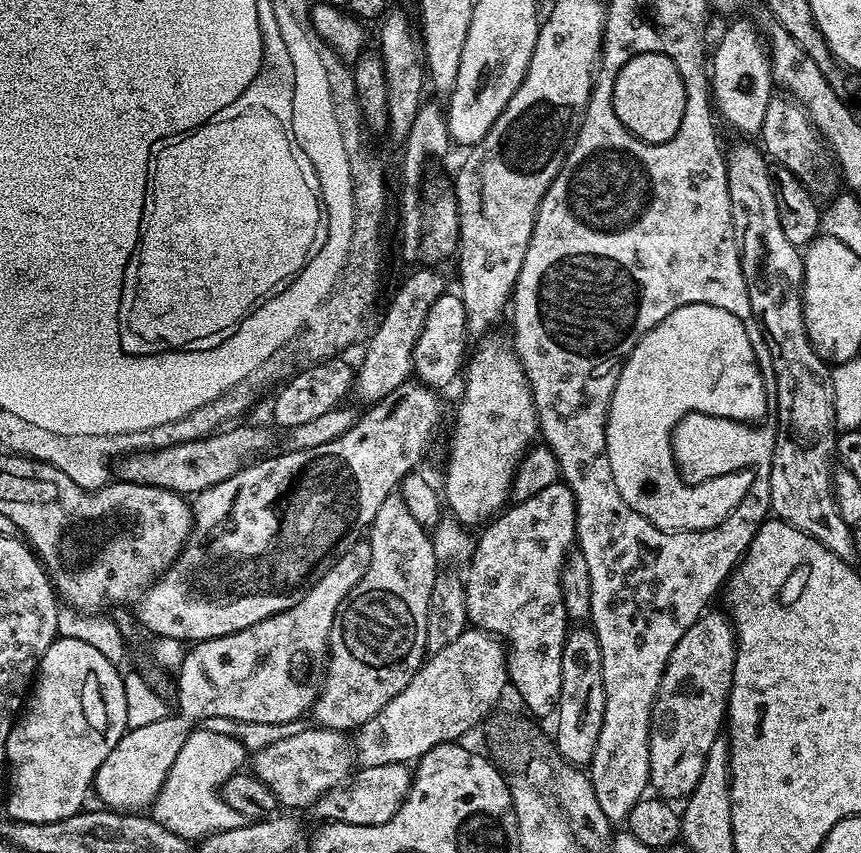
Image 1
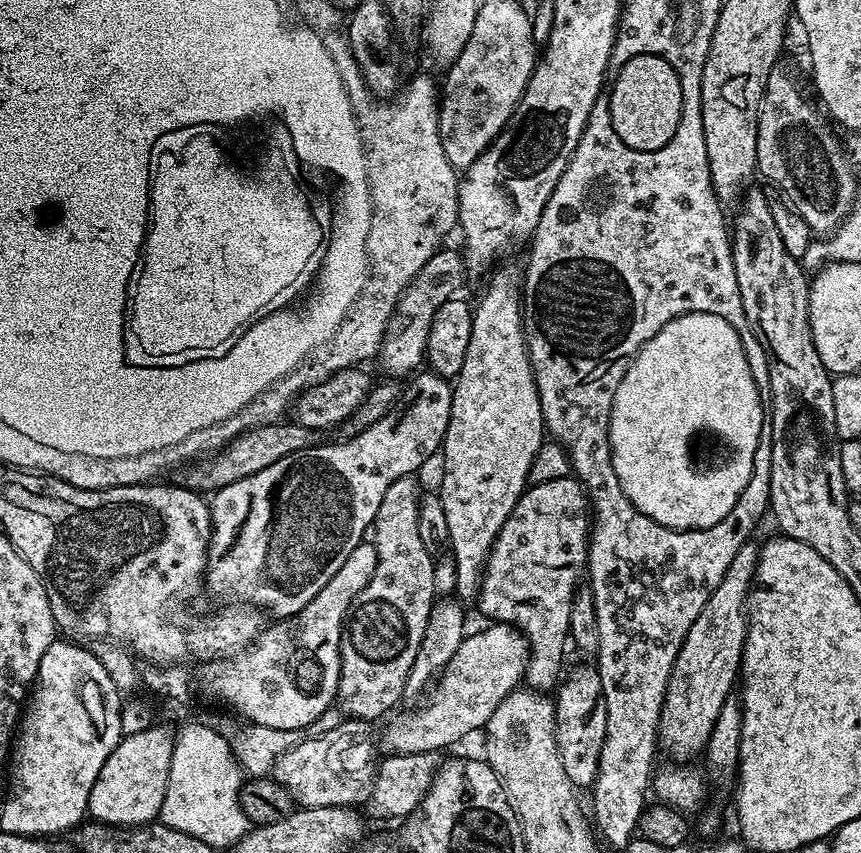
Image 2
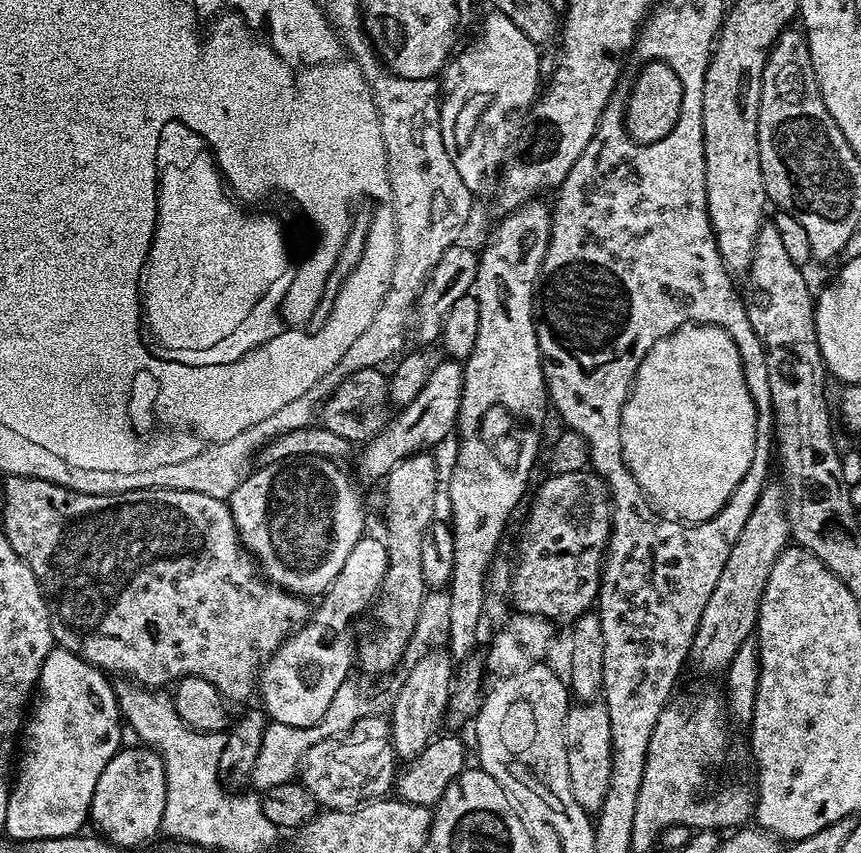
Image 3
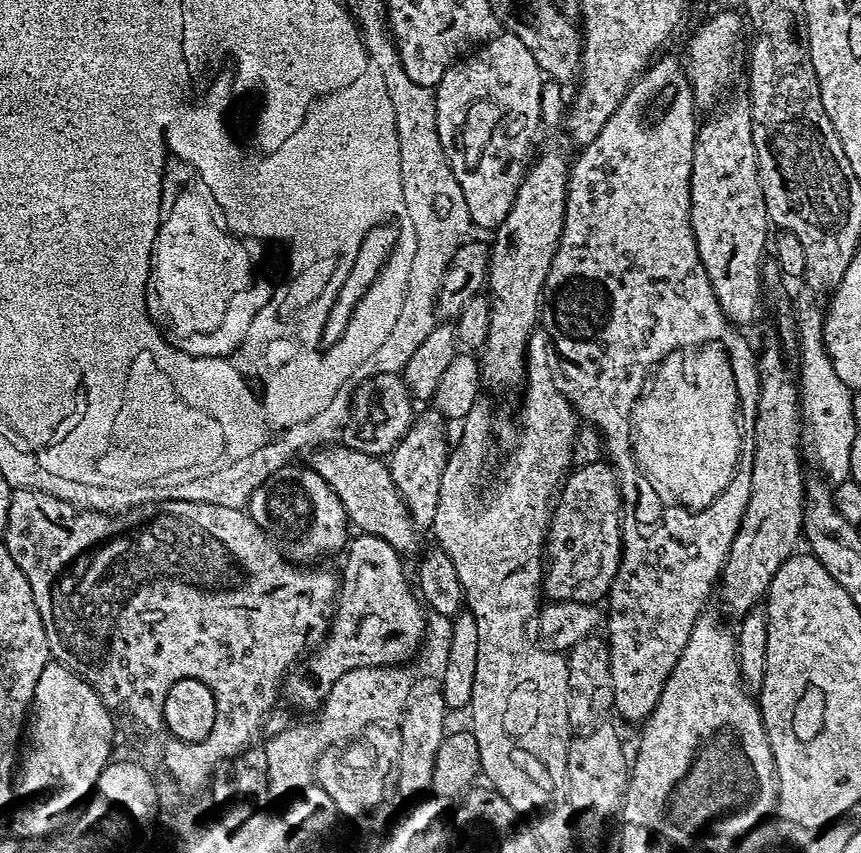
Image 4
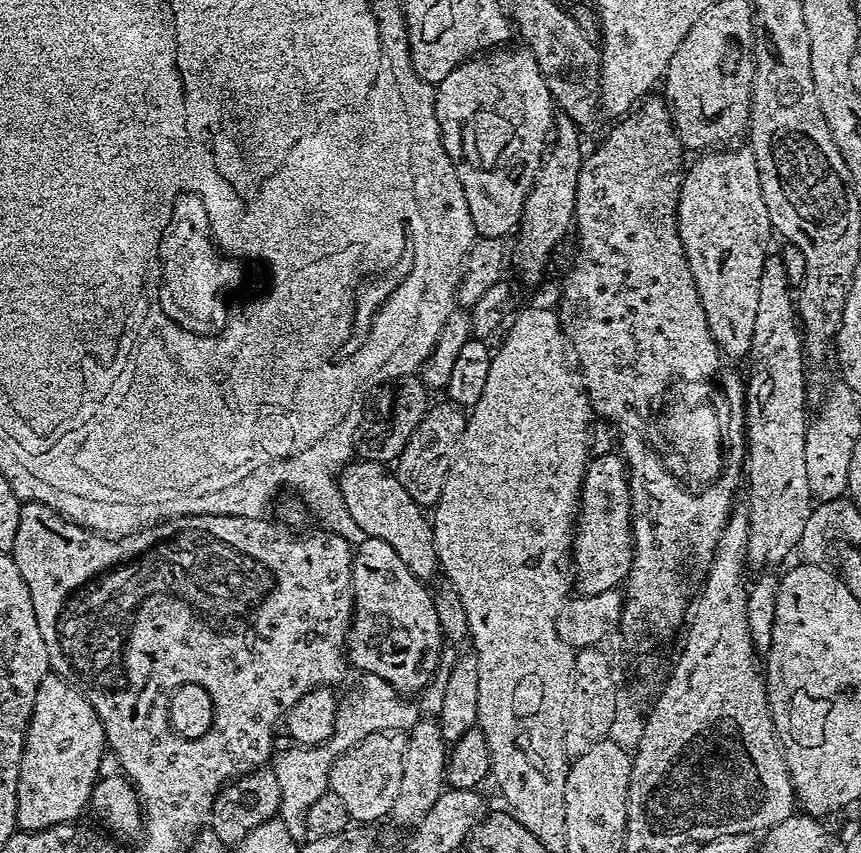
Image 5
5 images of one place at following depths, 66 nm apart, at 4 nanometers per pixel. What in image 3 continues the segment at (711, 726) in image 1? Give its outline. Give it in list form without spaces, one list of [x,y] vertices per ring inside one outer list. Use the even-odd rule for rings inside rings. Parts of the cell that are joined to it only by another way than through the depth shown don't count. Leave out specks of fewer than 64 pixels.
[[[765,483],[758,504],[750,518],[746,518],[746,526],[742,526],[742,534],[738,534],[738,542],[734,542],[730,550],[730,558],[726,558],[726,566],[714,586],[714,594],[710,594],[710,602],[706,602],[706,610],[702,610],[690,653],[691,663],[696,663],[700,672],[723,673],[730,666],[734,654],[738,654],[738,646],[753,635],[770,570],[774,570],[774,562],[789,547],[784,489],[779,483],[772,483]]]

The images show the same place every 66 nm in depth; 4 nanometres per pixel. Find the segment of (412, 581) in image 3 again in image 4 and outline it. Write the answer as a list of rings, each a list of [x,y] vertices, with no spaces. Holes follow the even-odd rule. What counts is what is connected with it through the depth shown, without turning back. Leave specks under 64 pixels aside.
[[[435,415],[425,420],[417,419],[412,429],[401,438],[399,444],[392,449],[387,461],[390,474],[394,478],[394,486],[404,499],[412,520],[417,529],[431,529],[434,522],[434,510],[438,510],[438,489],[442,482],[442,470],[446,470],[446,462],[450,451],[450,440],[444,437],[444,428]]]

